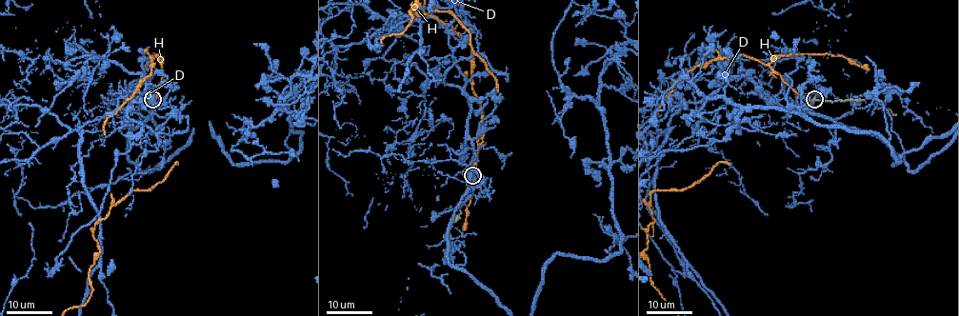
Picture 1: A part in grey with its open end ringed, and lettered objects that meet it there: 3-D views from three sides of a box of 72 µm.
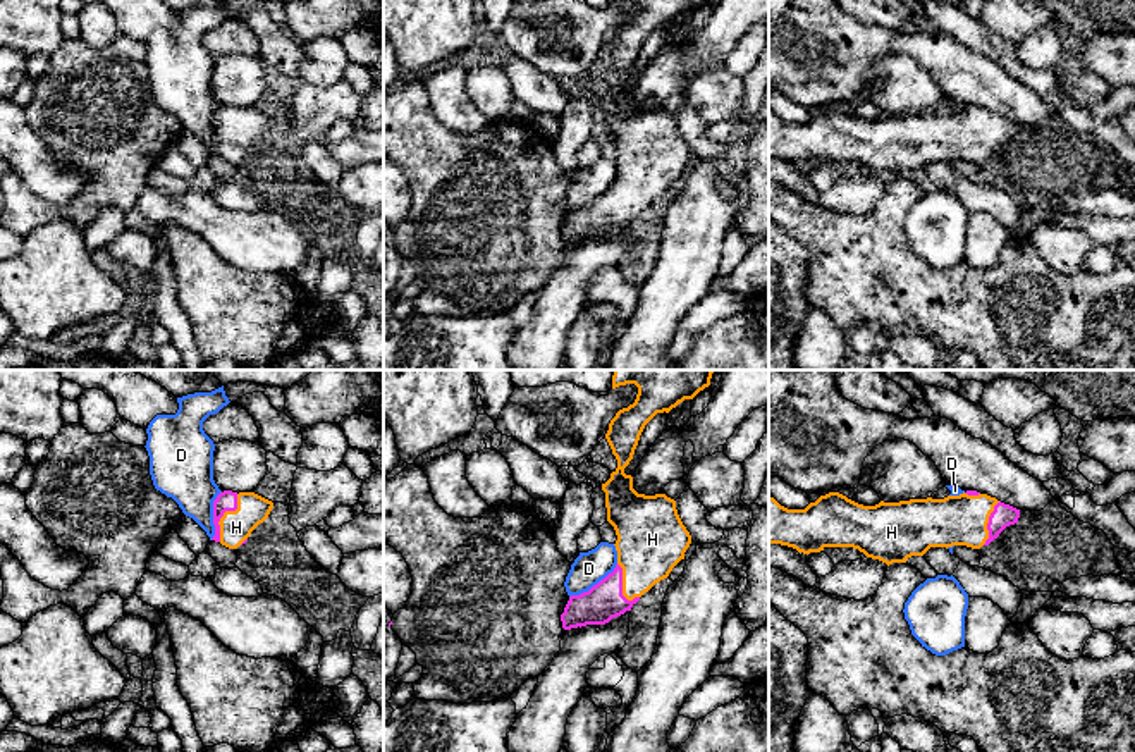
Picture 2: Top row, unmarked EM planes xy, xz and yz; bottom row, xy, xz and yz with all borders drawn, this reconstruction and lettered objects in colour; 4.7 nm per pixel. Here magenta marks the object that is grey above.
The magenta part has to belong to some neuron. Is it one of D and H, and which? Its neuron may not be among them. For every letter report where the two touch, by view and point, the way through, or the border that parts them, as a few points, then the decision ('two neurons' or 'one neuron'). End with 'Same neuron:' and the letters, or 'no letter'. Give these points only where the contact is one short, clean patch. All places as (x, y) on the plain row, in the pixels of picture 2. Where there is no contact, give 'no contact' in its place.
D: contact xz (594, 200); border xz (616, 178), (611, 186), (587, 205), (570, 212); two neurons
H: contact xy (222, 129); way xy (226, 116), (222, 129), (236, 141); one neuron
Same neuron: H

